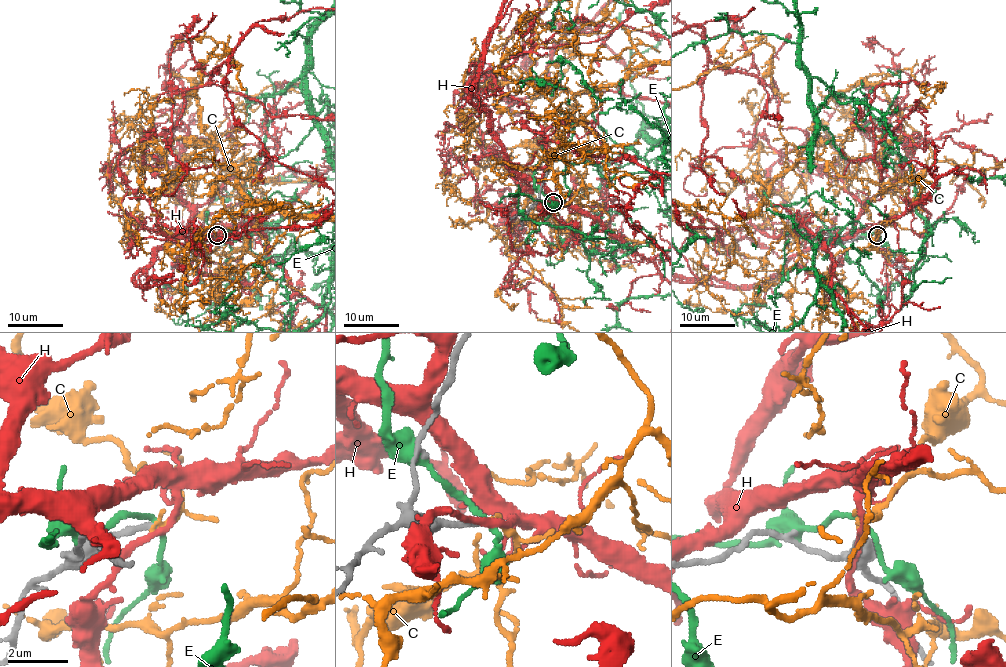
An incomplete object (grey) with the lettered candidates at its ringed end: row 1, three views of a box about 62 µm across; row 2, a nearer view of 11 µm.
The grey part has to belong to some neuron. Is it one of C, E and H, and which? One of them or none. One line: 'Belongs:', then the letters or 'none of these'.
Belongs: none of these

